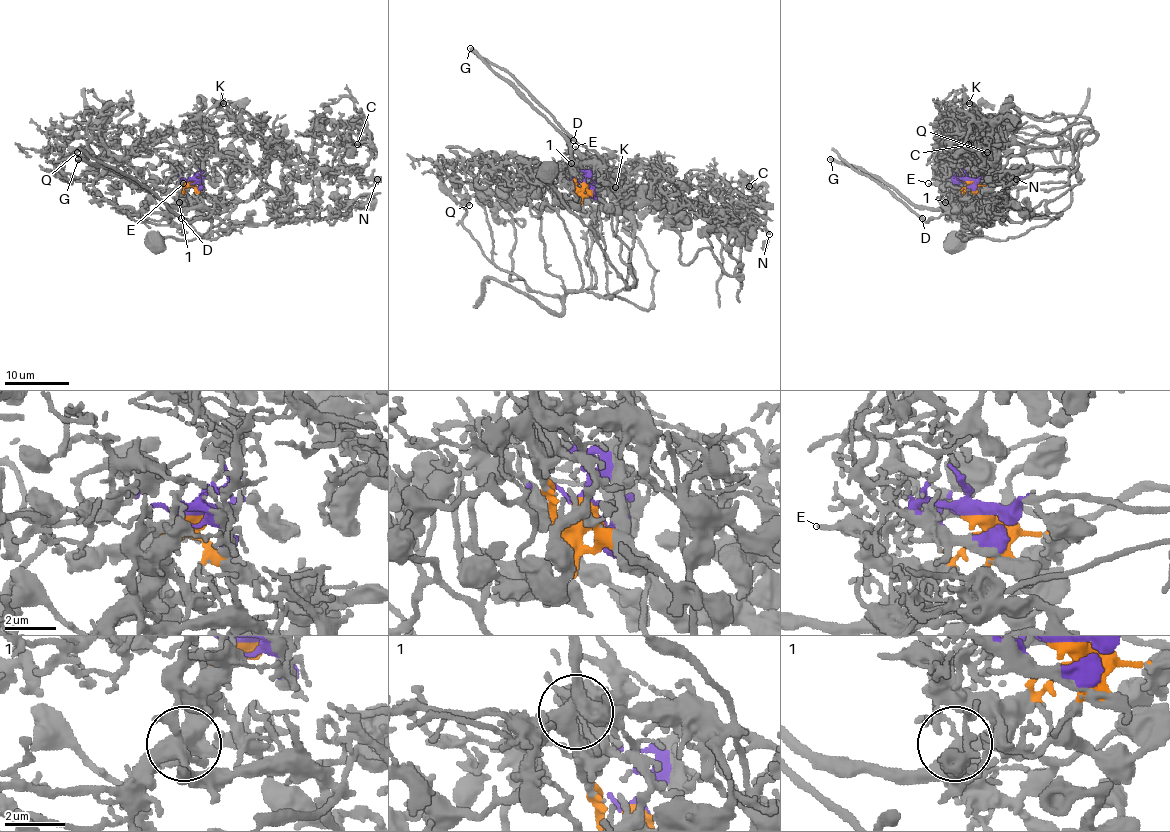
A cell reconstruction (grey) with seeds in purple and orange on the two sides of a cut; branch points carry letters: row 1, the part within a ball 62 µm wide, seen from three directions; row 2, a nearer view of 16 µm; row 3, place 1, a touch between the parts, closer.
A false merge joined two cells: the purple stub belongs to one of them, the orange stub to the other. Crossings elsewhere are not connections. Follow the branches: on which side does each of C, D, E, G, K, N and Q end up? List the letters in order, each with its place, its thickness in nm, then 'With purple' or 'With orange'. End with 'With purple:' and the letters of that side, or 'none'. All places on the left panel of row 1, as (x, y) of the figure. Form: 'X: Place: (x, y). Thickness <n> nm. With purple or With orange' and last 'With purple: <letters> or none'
C: Place: (357, 144). Thickness 120 nm. With purple
D: Place: (181, 218). Thickness 240 nm. With orange
E: Place: (183, 183). Thickness 160 nm. With orange
G: Place: (78, 159). Thickness 320 nm. With orange
K: Place: (223, 103). Thickness 180 nm. With purple
N: Place: (377, 179). Thickness 260 nm. With purple
Q: Place: (77, 152). Thickness 320 nm. With purple
With purple: C, K, N, Q

